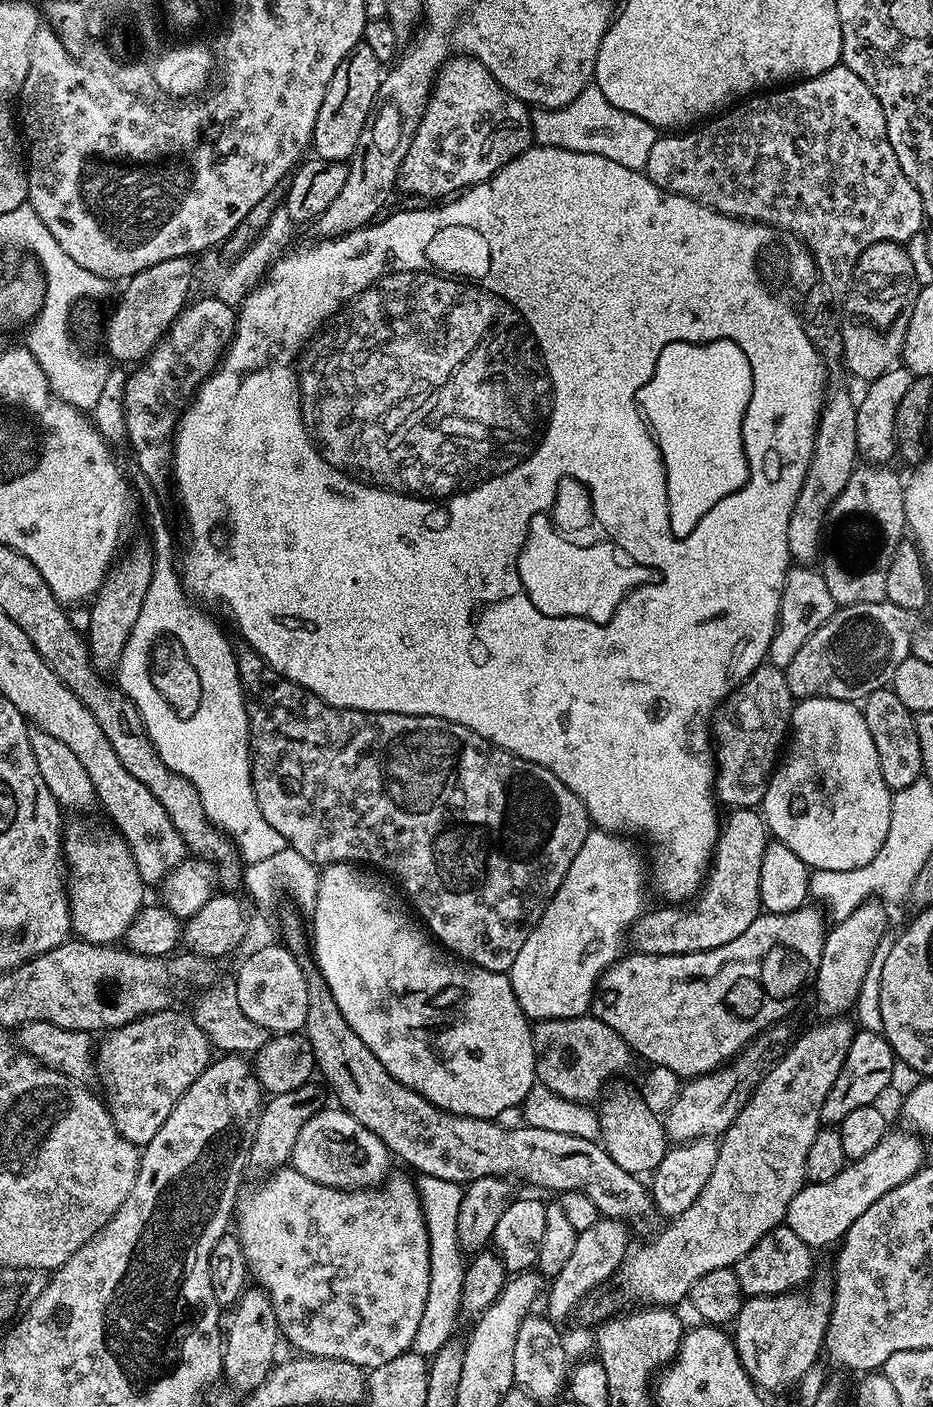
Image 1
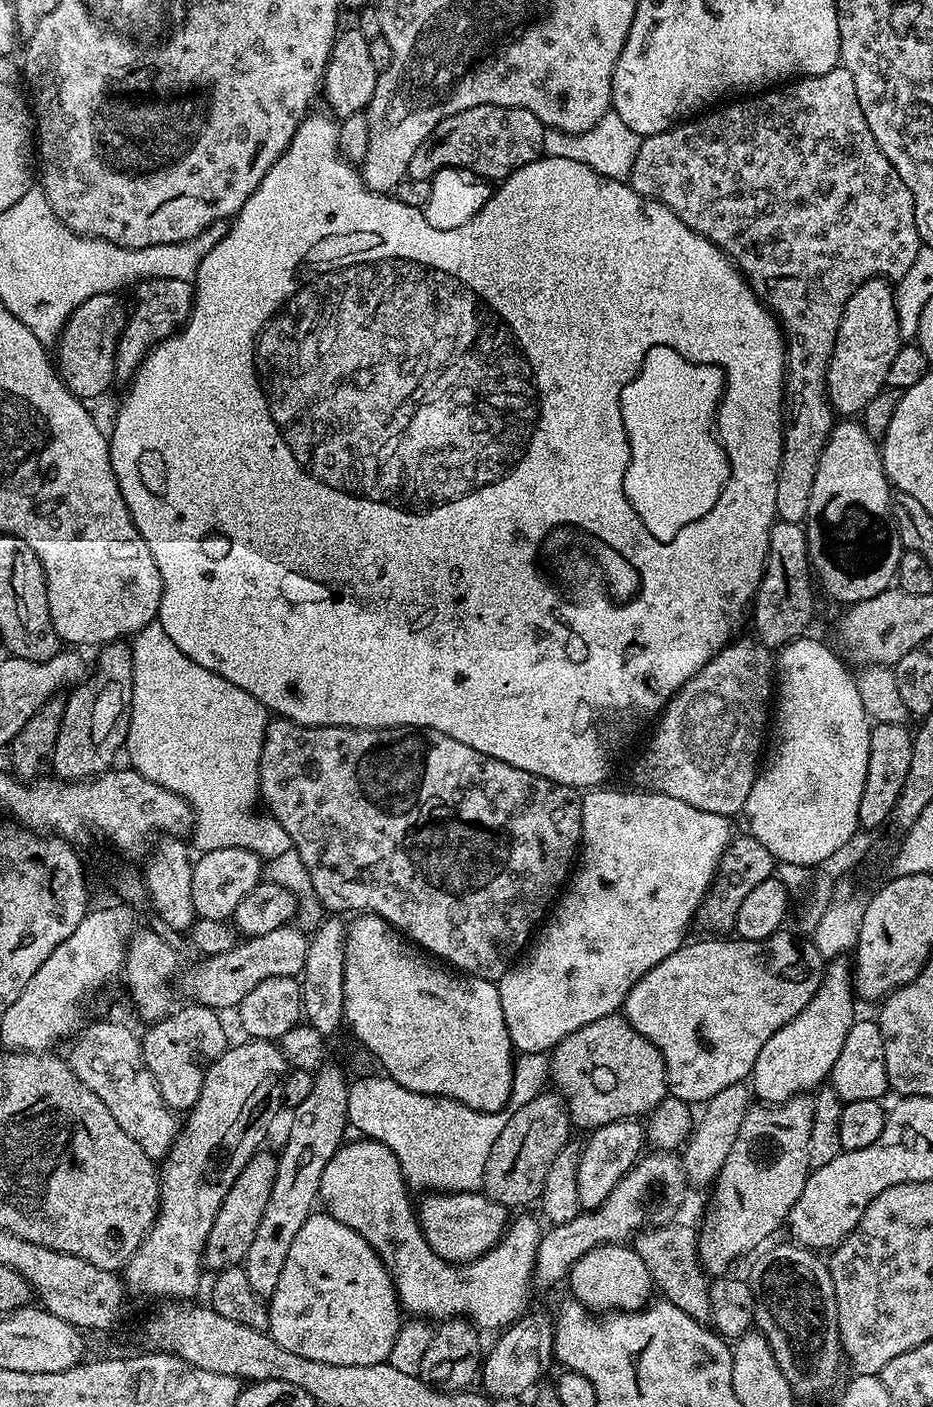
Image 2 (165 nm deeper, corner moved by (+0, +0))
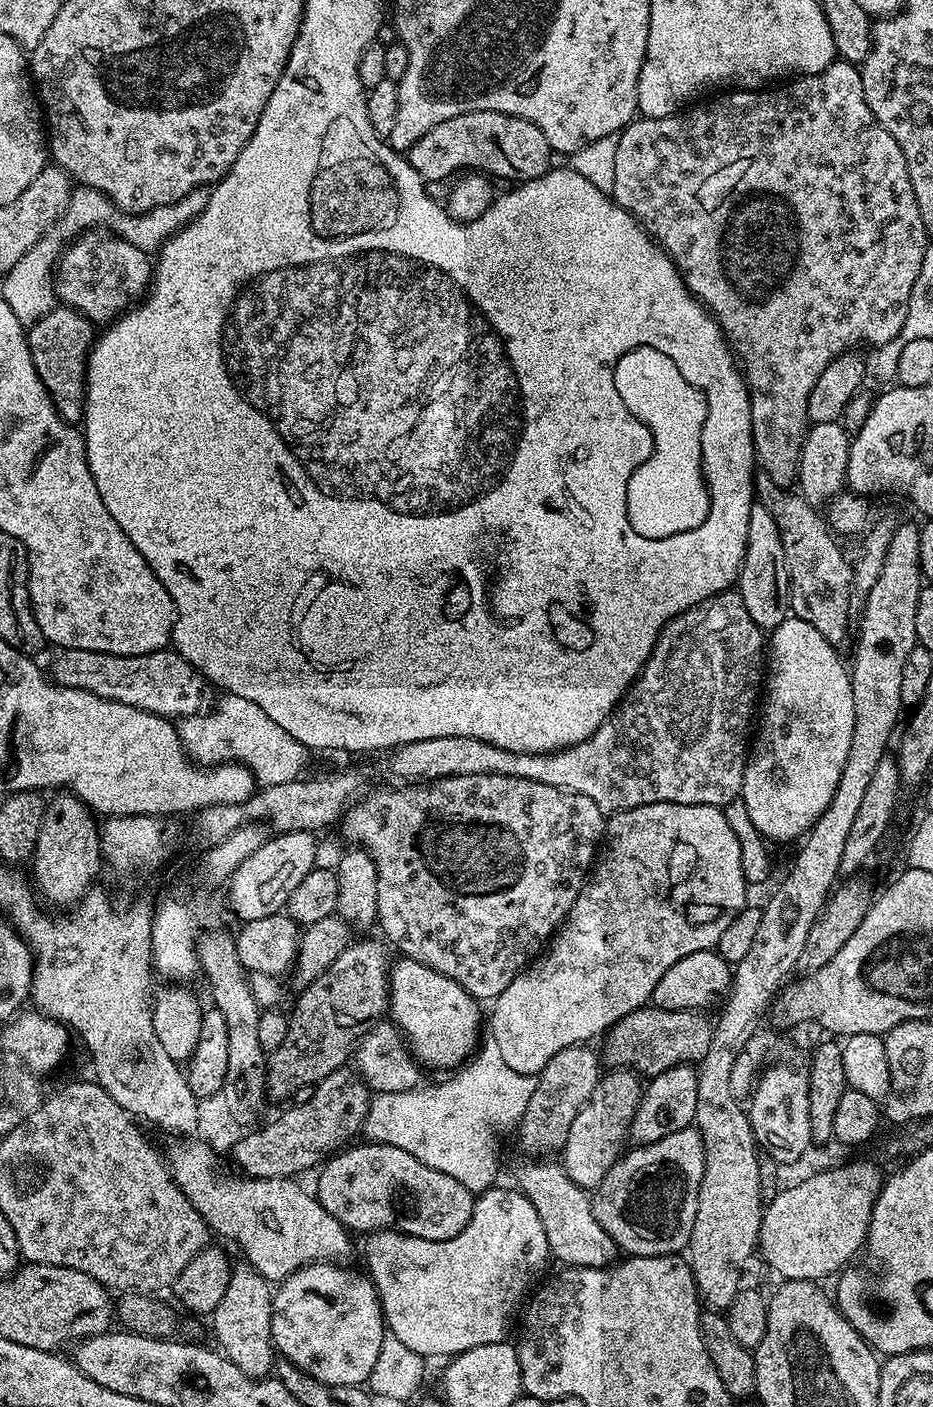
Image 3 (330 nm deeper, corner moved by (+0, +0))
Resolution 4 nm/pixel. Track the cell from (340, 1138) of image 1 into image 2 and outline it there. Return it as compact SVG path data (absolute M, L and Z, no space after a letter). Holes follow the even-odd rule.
M355 1139L341 1144L334 1158L326 1162L318 1200L328 1215L350 1226L350 1230L358 1230L370 1242L388 1267L396 1293L400 1295L401 1309L432 1322L467 1316L480 1330L504 1330L520 1319L529 1307L528 1290L534 1286L532 1270L542 1235L541 1221L532 1216L520 1216L517 1220L515 1217L503 1239L486 1254L468 1264L449 1264L426 1242L414 1204L408 1201L410 1189L404 1182L398 1158L382 1142ZM479 1268L480 1292L476 1289Z

